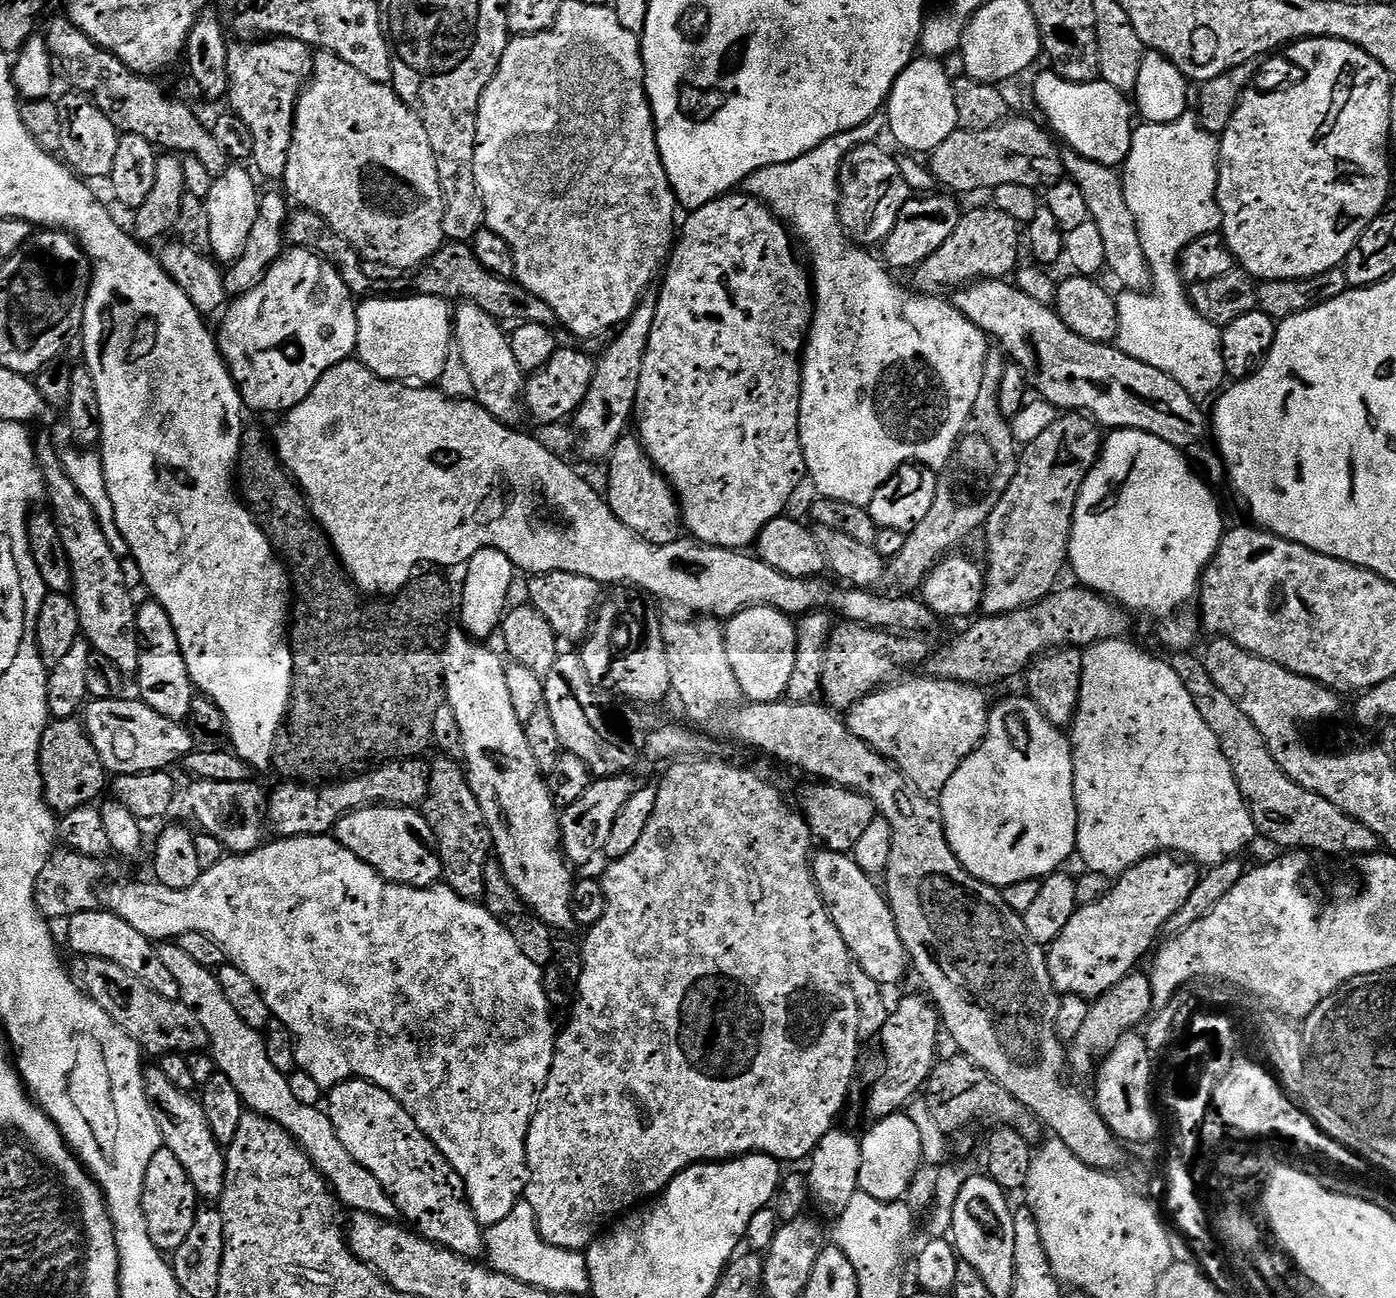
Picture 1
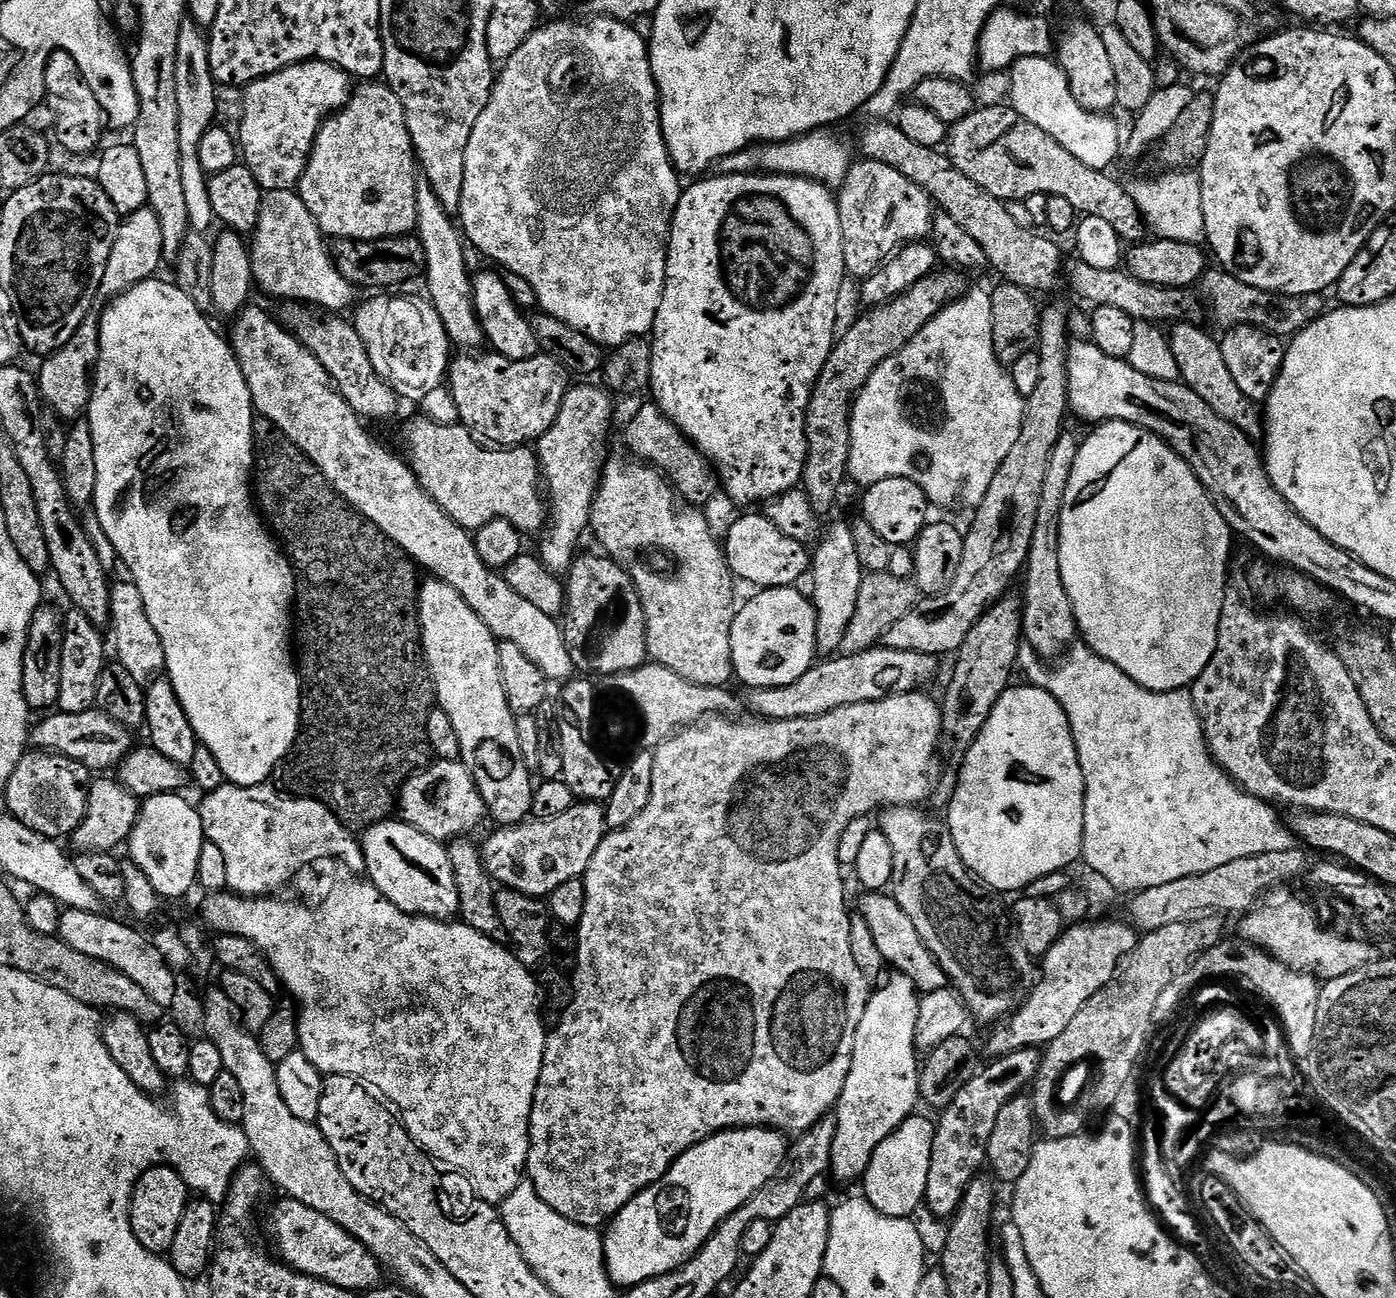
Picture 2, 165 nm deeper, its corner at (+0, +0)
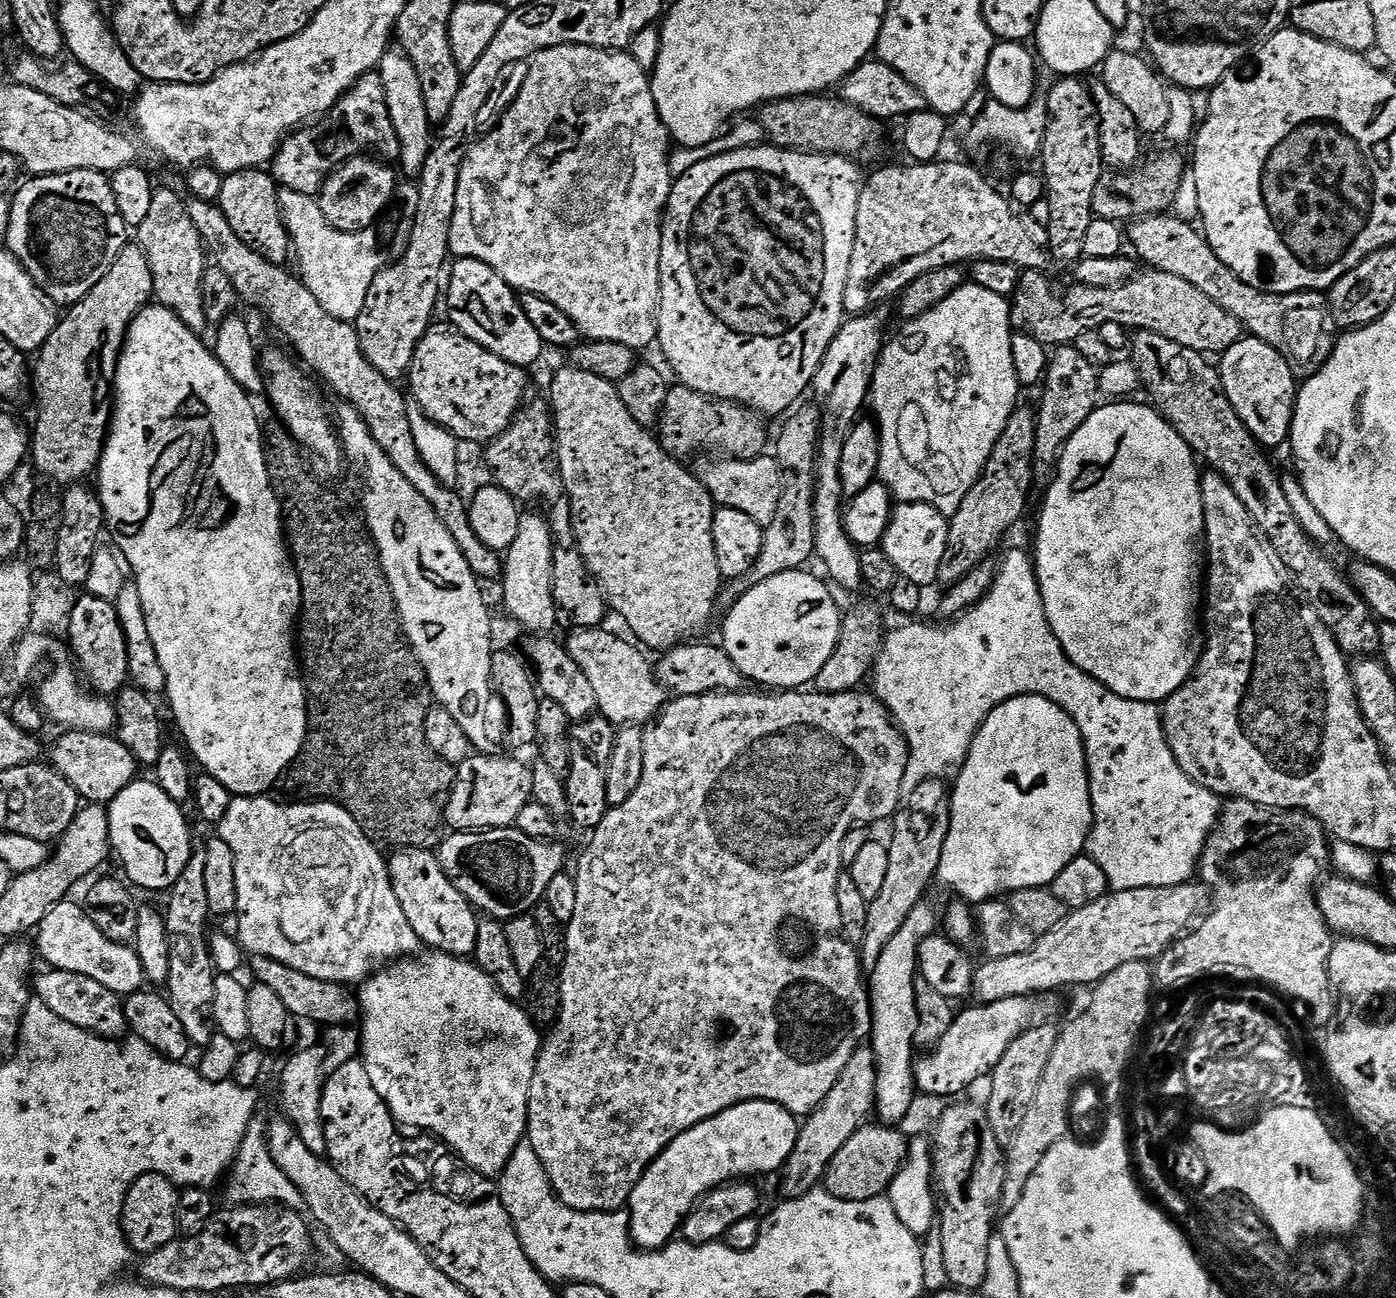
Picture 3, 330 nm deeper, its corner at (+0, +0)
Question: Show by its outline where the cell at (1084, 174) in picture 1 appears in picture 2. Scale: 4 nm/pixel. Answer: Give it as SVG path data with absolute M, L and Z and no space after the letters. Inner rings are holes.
M1180 322L1173 328L1175 329L1168 336L1169 344L1174 360L1178 363L1181 381L1194 390L1220 418L1238 426L1254 442L1261 441L1264 434L1263 413L1255 401L1242 394L1231 377L1230 370L1223 361L1219 341L1204 332L1205 329L1199 325Z

